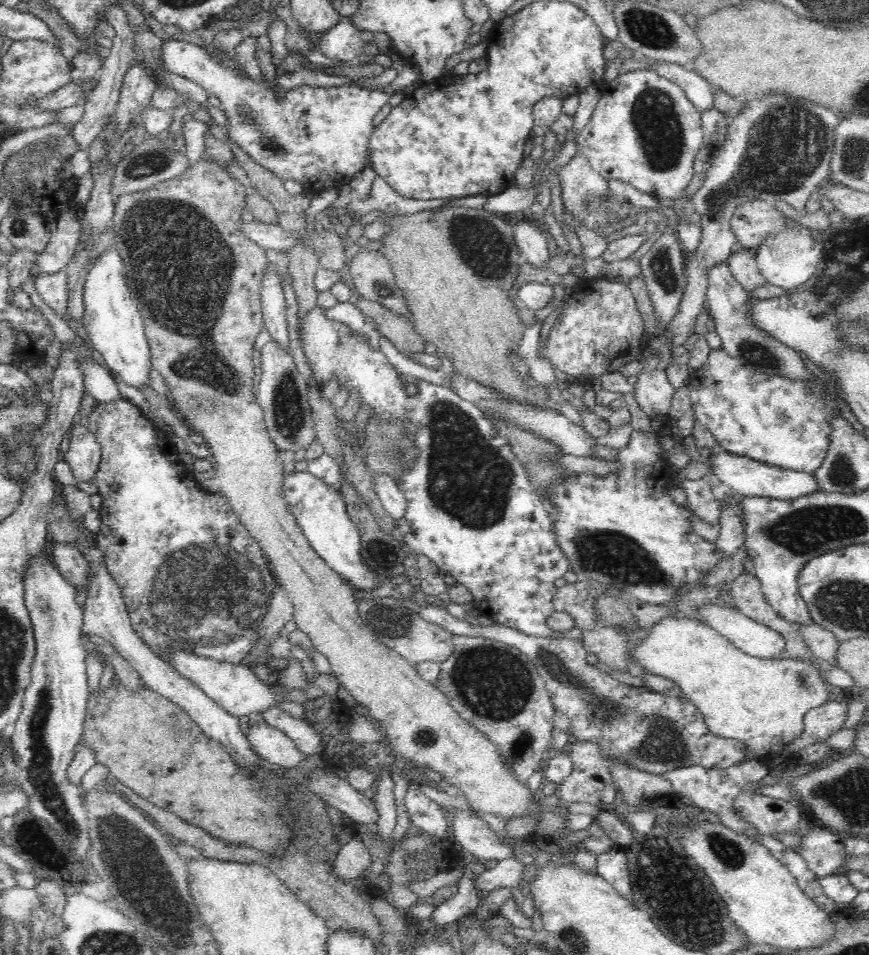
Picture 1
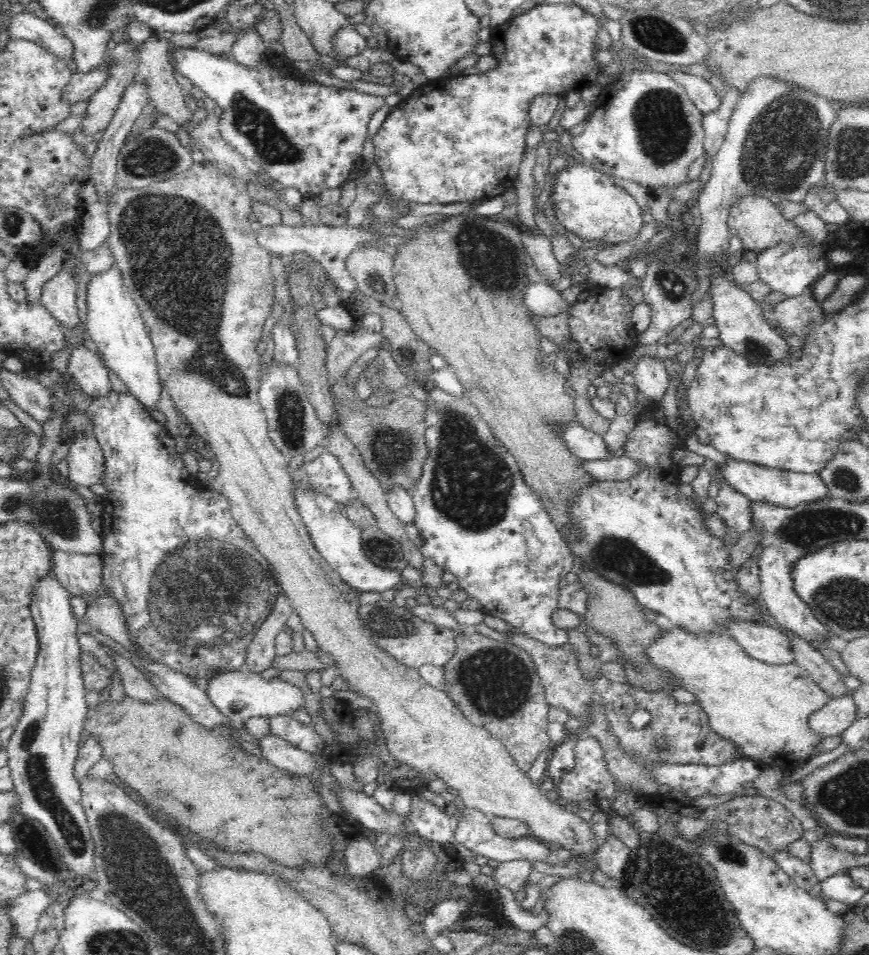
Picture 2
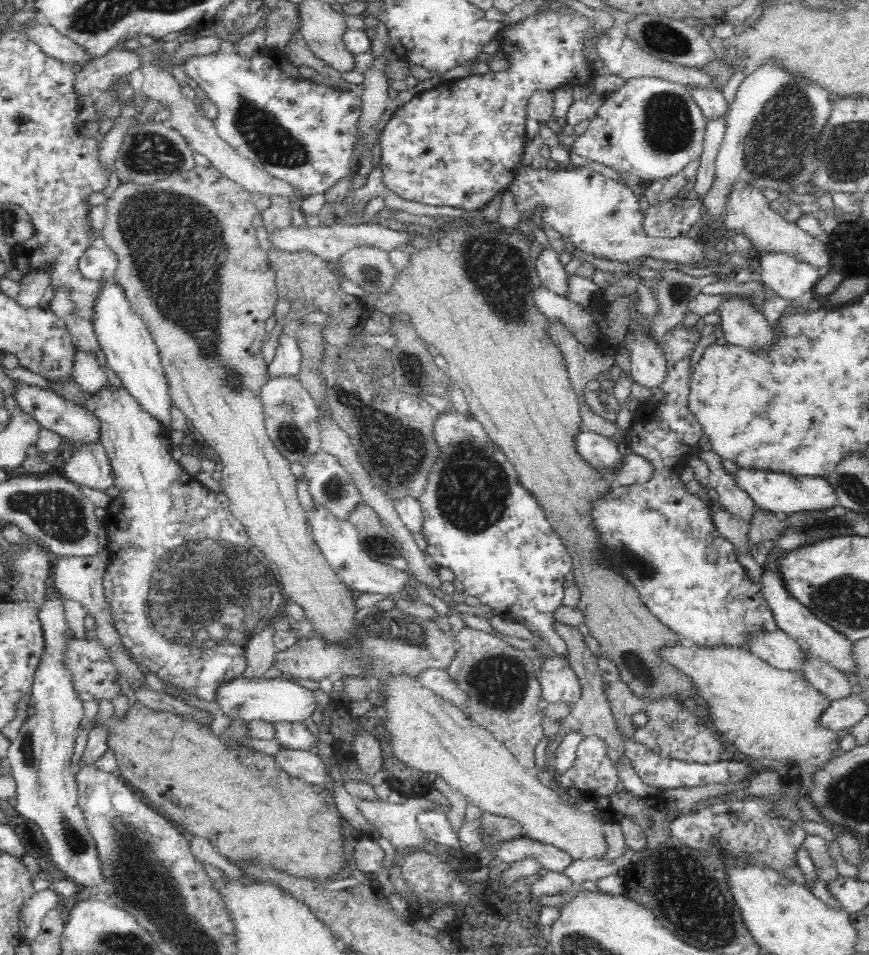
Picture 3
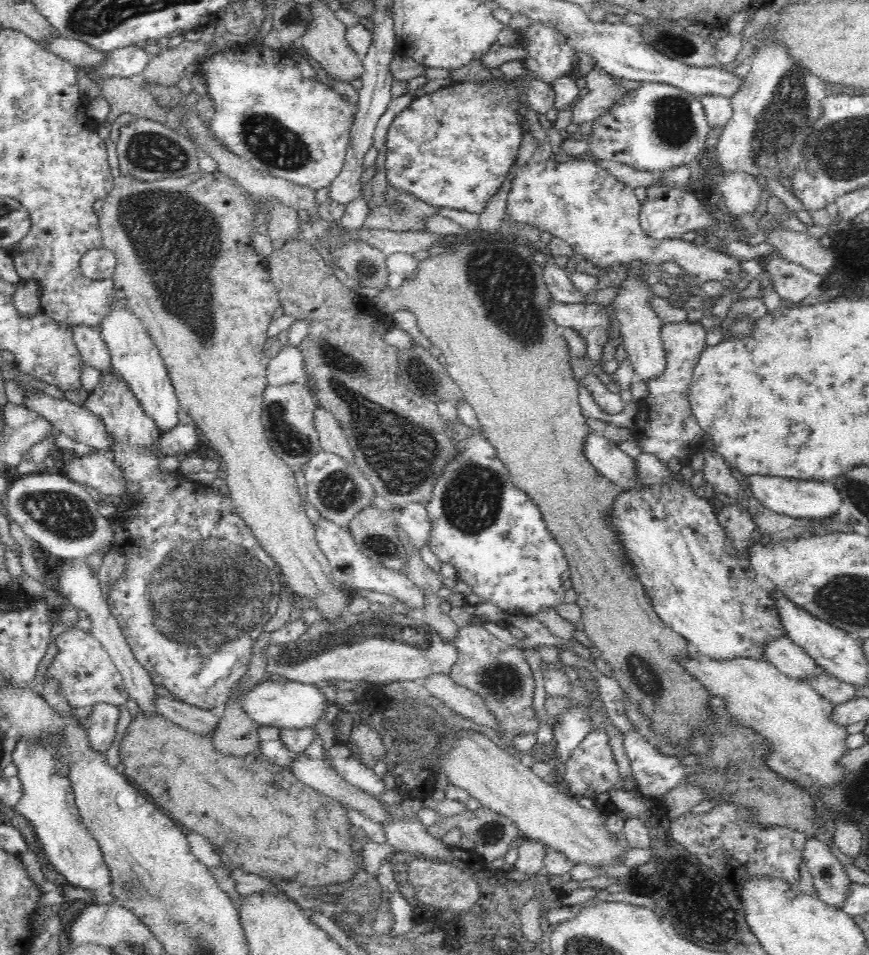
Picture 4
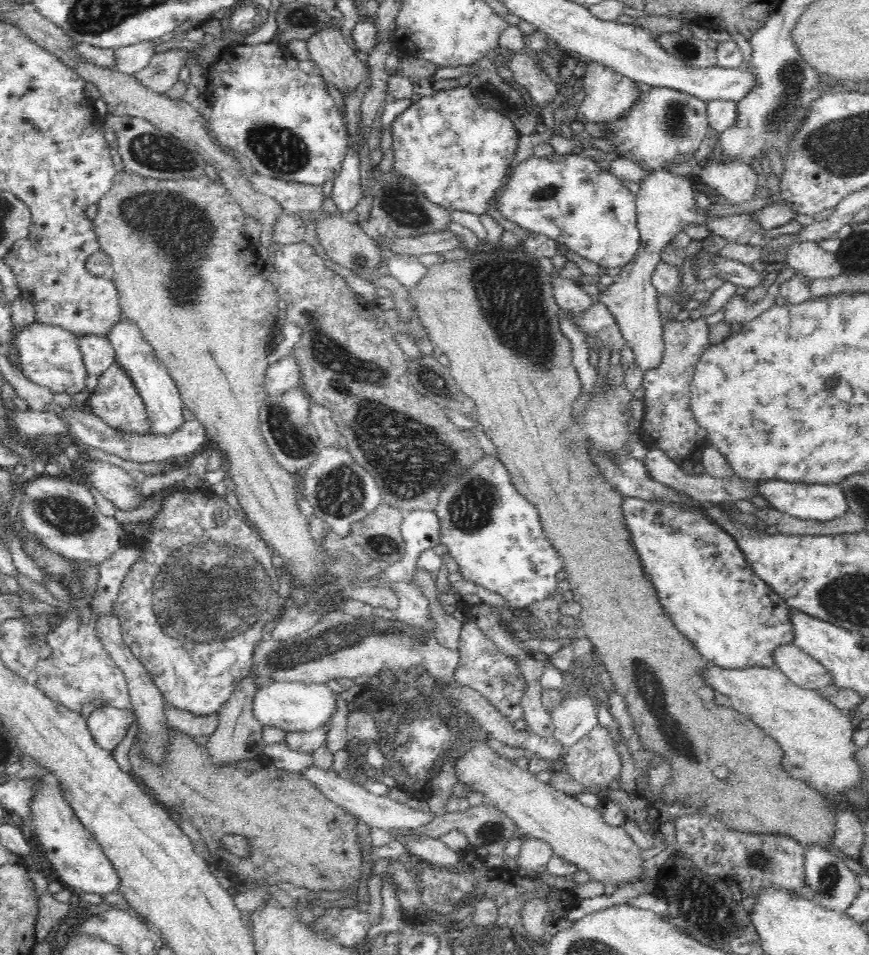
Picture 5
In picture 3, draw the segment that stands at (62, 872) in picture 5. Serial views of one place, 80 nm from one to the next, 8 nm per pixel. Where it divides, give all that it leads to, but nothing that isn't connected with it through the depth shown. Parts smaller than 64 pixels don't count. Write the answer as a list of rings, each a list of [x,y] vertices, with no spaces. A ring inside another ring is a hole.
[[[55,590],[48,592],[42,606],[42,629],[46,637],[46,648],[41,664],[34,674],[31,700],[36,703],[36,714],[30,722],[22,724],[18,735],[8,748],[8,762],[16,780],[18,797],[13,802],[22,817],[38,824],[42,837],[50,847],[50,858],[66,880],[74,880],[86,888],[100,886],[106,877],[102,872],[102,861],[95,839],[89,832],[83,811],[78,807],[78,786],[75,769],[71,767],[76,732],[84,711],[72,688],[70,673],[64,668],[62,657],[65,640],[71,632],[65,619],[63,597]]]

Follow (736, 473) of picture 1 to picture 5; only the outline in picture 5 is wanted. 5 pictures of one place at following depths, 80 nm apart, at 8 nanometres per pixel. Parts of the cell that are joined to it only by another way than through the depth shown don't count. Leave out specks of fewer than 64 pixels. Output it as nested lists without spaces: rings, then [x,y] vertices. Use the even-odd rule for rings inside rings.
[[[766,480],[758,481],[758,489],[760,489],[760,495],[768,500],[770,507],[802,520],[826,522],[848,513],[848,508],[850,508],[848,499],[846,499],[844,491],[838,484],[787,483],[780,480]]]

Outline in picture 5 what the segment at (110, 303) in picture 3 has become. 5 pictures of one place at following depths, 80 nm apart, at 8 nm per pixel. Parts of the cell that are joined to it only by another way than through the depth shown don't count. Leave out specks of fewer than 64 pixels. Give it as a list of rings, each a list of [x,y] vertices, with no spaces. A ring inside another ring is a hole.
[[[124,319],[107,337],[116,352],[116,360],[128,370],[136,388],[140,391],[150,421],[150,434],[157,436],[174,435],[187,422],[184,420],[185,404],[180,396],[176,381],[166,371],[164,364],[155,356],[151,346],[142,339],[138,327]]]

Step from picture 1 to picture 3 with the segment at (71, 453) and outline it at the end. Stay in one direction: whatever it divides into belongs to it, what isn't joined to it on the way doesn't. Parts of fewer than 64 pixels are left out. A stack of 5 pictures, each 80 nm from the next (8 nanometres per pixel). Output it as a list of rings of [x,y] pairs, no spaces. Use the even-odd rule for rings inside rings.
[[[102,444],[80,445],[60,472],[81,487],[108,490],[114,486],[114,467]]]

